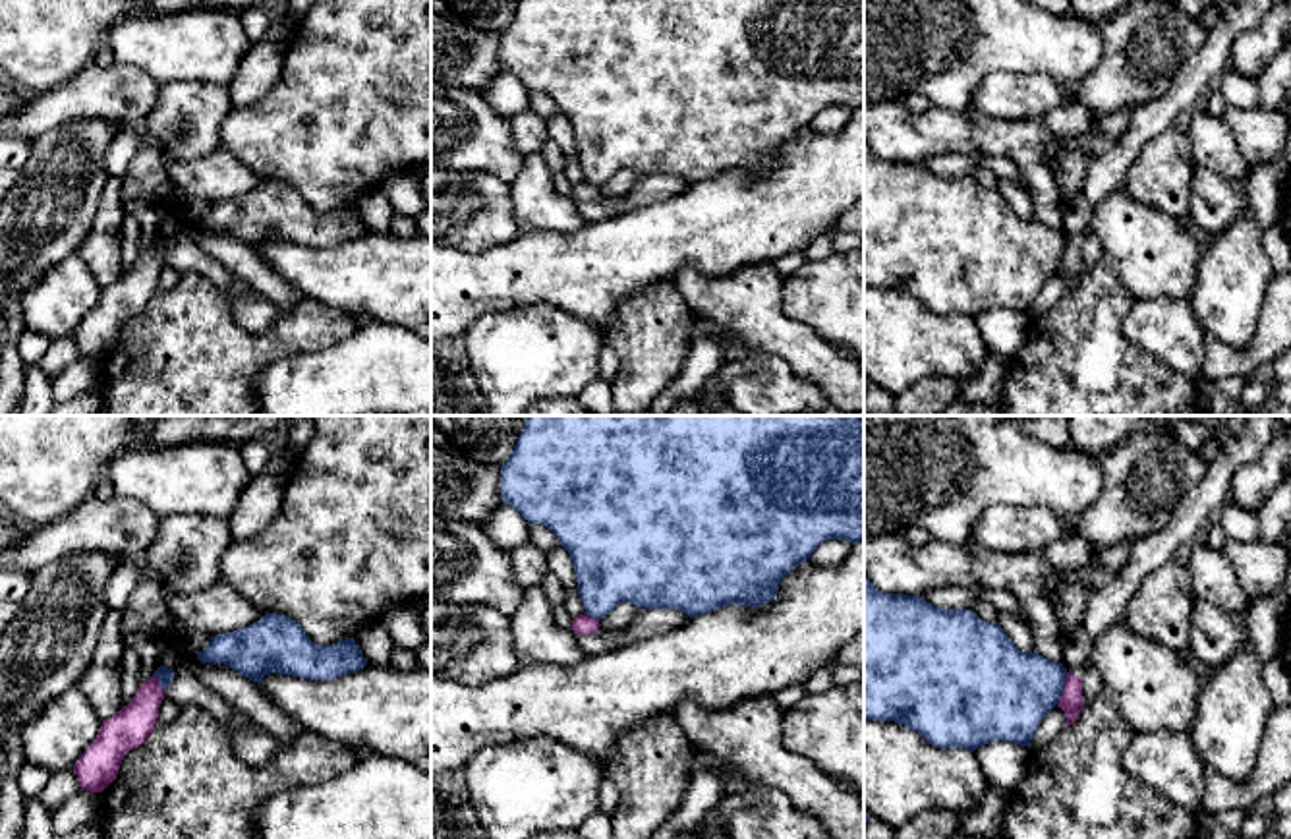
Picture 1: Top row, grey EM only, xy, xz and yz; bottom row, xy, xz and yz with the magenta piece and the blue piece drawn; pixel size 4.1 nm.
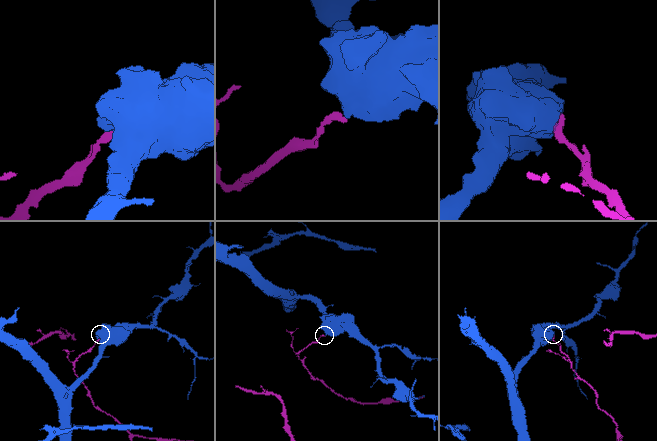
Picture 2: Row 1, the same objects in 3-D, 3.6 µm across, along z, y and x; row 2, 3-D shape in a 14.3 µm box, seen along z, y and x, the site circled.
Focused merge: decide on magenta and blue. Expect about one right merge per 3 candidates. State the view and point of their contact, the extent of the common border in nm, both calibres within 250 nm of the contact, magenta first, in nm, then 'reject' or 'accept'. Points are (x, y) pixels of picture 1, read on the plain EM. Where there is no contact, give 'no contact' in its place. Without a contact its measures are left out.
yz (1063, 256) | 140 nm | 100/380 nm | reject

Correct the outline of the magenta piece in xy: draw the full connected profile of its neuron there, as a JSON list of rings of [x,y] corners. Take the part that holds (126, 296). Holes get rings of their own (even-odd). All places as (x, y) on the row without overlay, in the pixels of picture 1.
[[[153,242],[128,273],[102,288],[97,305],[73,333],[81,356],[102,360],[116,346],[124,323],[155,298],[162,267],[162,251]]]

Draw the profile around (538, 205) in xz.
[[[541,153],[524,157],[524,166],[512,182],[512,203],[522,232],[574,232],[588,224],[576,211],[576,201],[555,189]]]

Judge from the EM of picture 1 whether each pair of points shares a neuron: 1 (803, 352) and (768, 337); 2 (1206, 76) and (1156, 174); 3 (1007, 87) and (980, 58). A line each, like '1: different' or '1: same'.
1: same
2: different
3: different

